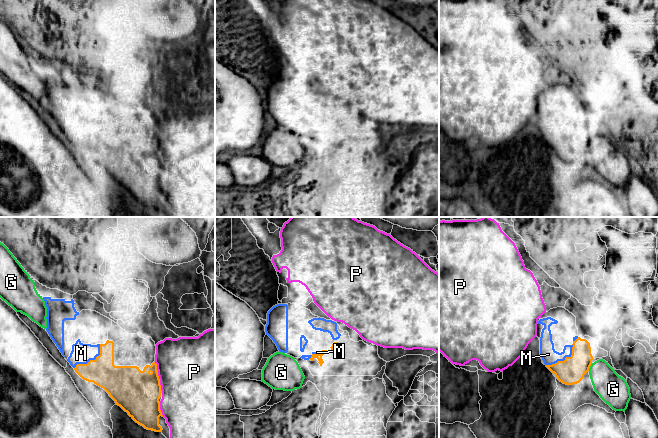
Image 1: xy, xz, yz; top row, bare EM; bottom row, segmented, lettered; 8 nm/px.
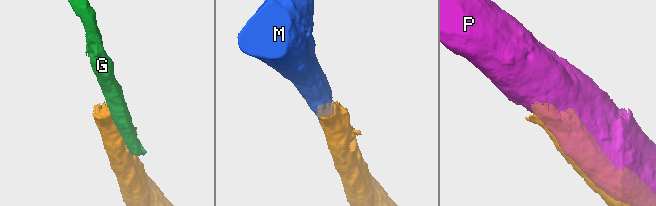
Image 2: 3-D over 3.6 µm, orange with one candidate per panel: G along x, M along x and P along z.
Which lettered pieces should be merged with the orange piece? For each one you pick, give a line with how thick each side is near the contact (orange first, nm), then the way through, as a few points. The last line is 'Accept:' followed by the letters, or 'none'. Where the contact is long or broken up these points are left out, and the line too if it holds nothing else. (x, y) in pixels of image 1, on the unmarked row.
M: 240/160 nm
Accept: M

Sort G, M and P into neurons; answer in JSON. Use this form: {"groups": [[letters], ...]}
{"groups": [["G"], ["M"], ["P"]]}

